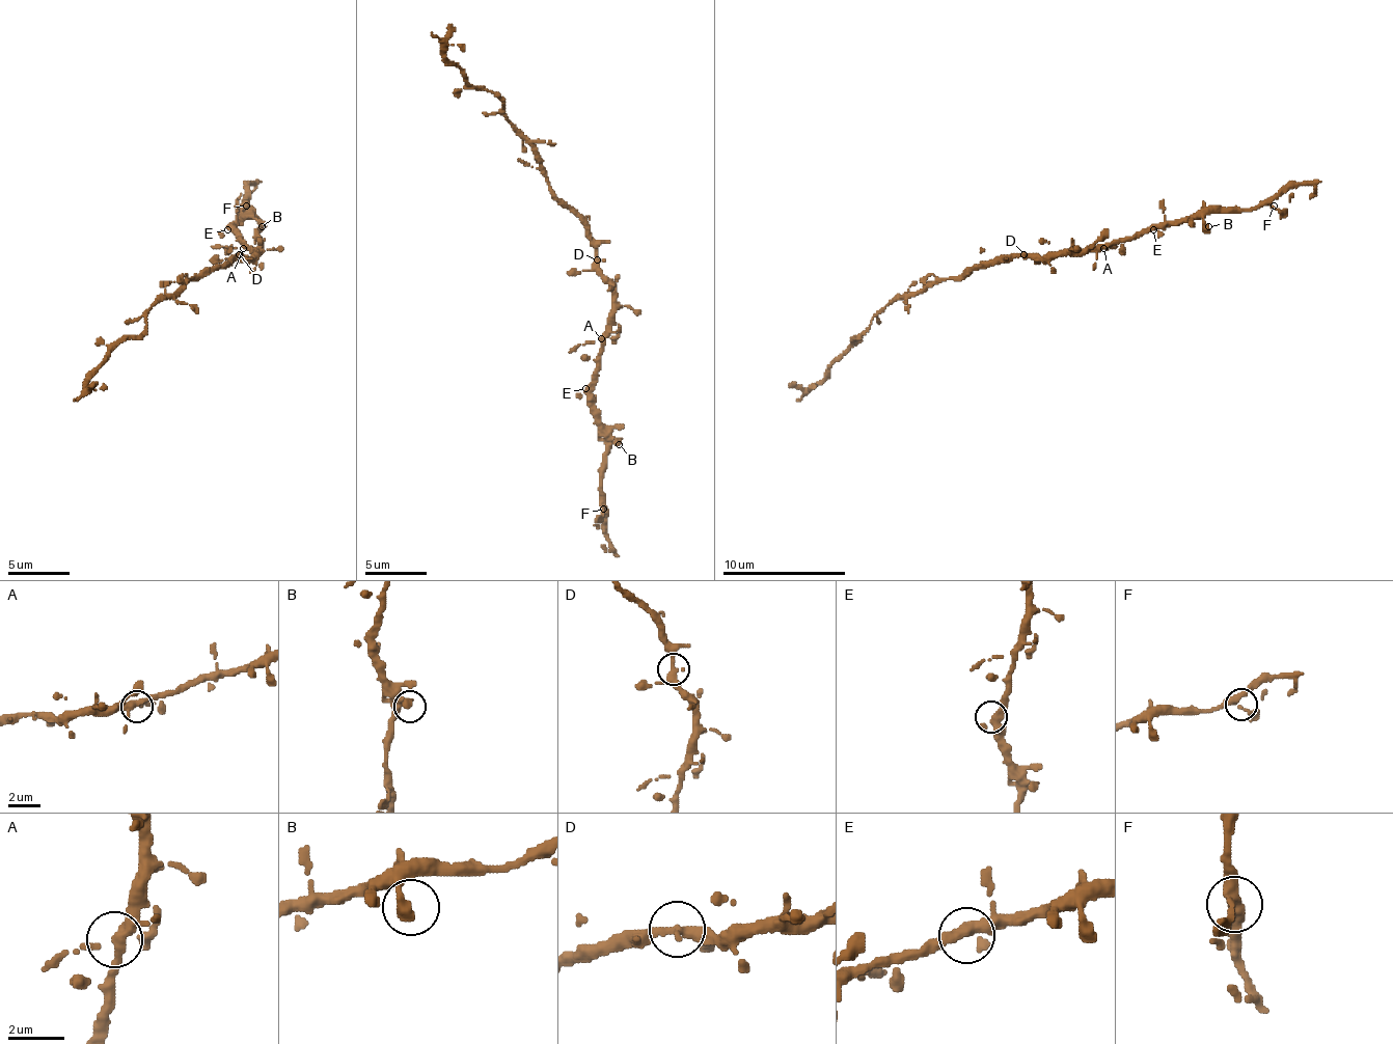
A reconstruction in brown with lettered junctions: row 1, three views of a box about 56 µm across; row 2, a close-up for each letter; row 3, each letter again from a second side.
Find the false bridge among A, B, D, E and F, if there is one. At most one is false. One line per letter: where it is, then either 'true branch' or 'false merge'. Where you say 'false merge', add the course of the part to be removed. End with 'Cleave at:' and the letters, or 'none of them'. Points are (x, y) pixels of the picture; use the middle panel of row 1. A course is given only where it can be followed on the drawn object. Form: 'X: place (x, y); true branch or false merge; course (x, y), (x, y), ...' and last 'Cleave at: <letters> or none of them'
A: place (601, 338); true branch
B: place (619, 444); true branch
D: place (597, 259); true branch
E: place (585, 388); true branch
F: place (603, 509); true branch
Cleave at: none of them

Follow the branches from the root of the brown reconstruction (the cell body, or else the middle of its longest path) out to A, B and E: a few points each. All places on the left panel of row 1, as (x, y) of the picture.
A: (240, 254), (249, 257), (255, 251), (243, 248)
B: (240, 254), (249, 257), (255, 251), (240, 239), (240, 232), (234, 226), (246, 218), (255, 218), (262, 226)
E: (240, 254), (249, 257), (255, 251), (227, 229)

